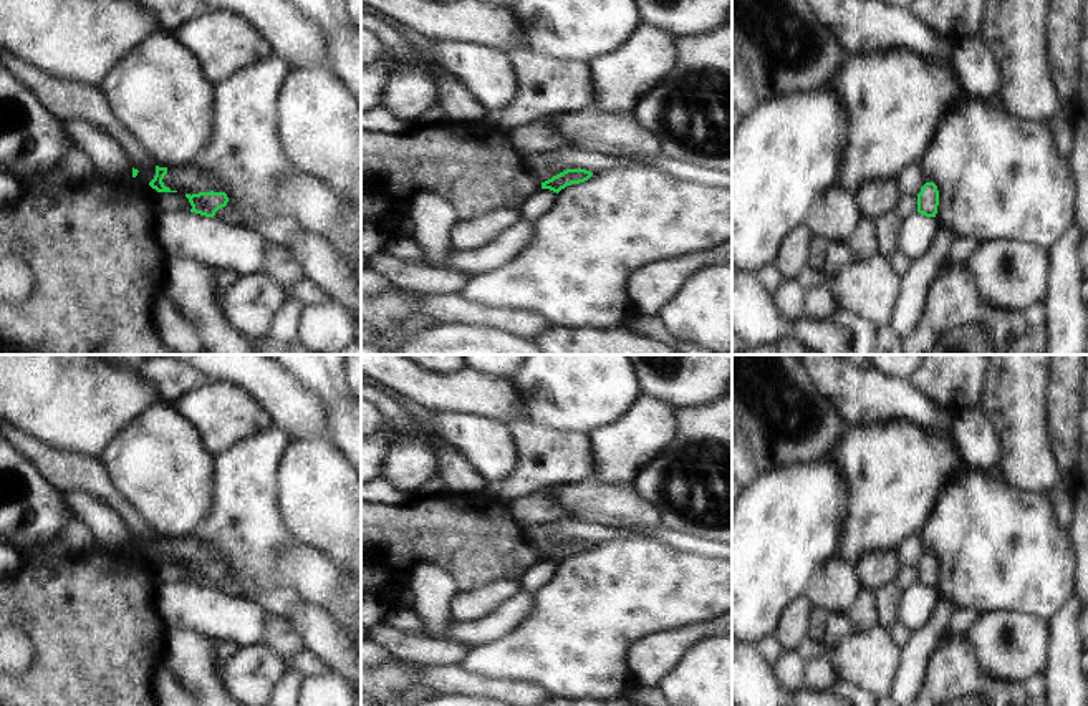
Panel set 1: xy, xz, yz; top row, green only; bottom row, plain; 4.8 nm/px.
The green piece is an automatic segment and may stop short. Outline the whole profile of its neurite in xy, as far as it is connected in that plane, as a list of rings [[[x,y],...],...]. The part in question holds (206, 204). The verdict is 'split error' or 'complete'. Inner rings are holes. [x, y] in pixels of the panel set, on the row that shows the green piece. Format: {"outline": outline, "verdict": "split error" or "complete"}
{"outline": [[[199,192],[199,194],[185,194],[189,199],[192,209],[190,212],[205,215],[205,217],[214,217],[215,212],[222,207],[227,206],[229,197],[225,192]]], "verdict": "complete"}

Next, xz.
{"outline": [[[566,169],[560,174],[553,176],[551,179],[542,182],[542,189],[550,189],[558,194],[566,186],[585,182],[591,176],[593,176],[593,172],[590,172],[586,169]]], "verdict": "complete"}

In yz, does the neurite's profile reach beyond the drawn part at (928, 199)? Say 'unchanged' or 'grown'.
unchanged

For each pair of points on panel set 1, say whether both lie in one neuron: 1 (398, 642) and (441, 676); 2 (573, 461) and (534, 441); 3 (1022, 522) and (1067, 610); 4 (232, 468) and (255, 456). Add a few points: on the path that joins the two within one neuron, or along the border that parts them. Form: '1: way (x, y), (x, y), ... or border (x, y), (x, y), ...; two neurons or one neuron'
1: border (391, 657), (408, 667), (449, 667), (459, 663); two neurons
2: way (563, 458), (550, 458), (544, 451); one neuron
3: border (1070, 595), (1049, 620); two neurons
4: way (237, 468), (244, 468), (250, 461); one neuron

